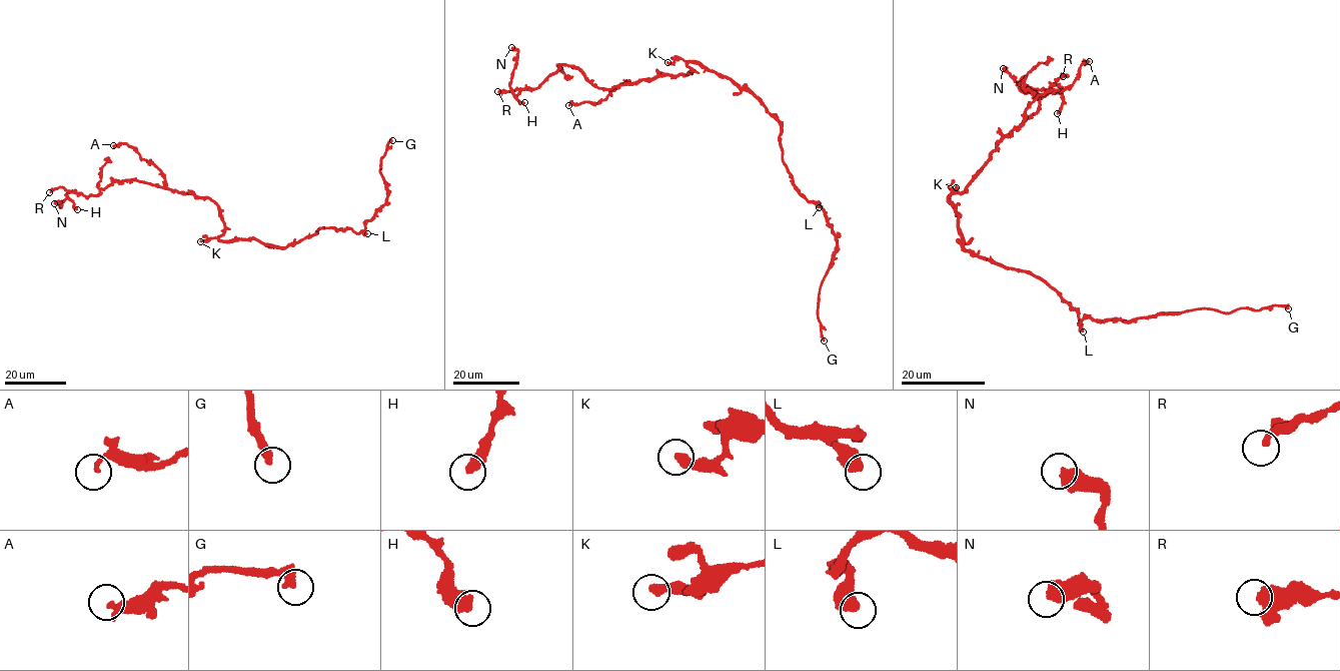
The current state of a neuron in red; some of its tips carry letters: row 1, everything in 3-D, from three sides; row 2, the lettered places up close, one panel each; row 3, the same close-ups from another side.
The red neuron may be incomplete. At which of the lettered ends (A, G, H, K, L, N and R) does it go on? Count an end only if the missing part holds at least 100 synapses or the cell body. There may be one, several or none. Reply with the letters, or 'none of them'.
G

